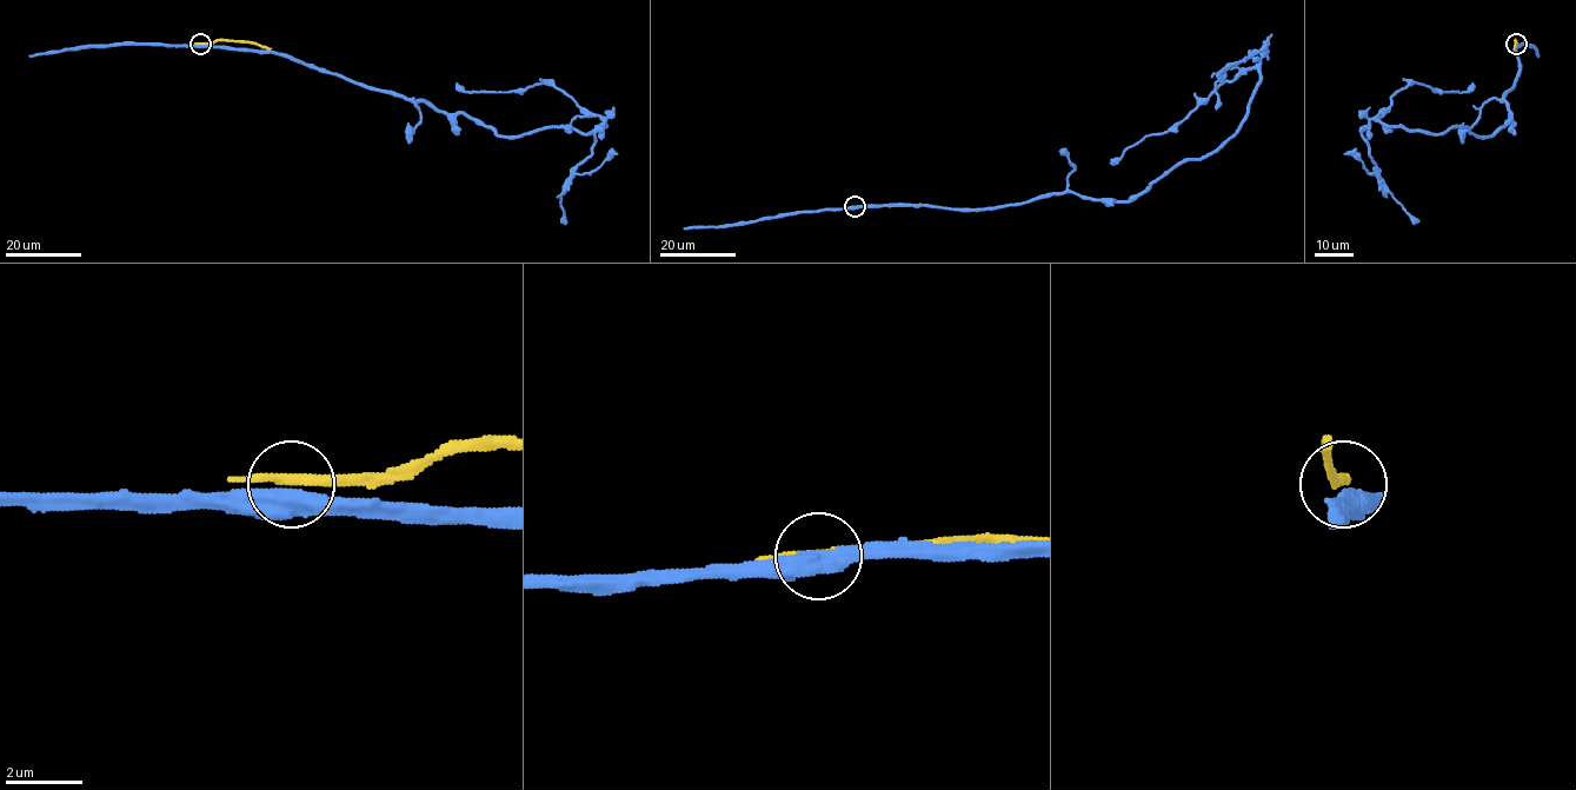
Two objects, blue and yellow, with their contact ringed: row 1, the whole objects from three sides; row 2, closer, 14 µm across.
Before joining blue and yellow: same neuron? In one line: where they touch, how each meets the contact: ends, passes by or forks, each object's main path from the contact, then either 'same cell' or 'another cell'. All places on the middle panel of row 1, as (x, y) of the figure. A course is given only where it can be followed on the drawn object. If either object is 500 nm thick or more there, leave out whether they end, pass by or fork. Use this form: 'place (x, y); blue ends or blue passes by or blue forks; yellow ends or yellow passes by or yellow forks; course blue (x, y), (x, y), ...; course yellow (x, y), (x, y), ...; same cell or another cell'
place (855, 206); course blue (855, 206), (995, 208), (1062, 192), (1134, 199), (1215, 152), (1259, 72), (1224, 80), (1110, 163); course yellow (855, 206), (925, 205); another cell

